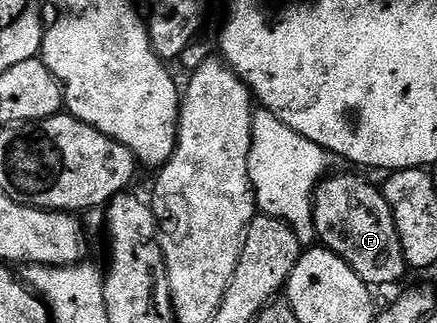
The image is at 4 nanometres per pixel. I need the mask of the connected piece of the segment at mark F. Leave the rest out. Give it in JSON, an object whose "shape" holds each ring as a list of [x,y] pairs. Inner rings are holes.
{"shape":[[[330,173],[322,179],[313,193],[313,230],[320,246],[326,247],[331,253],[335,253],[370,288],[389,287],[392,283],[397,283],[407,272],[407,264],[403,257],[403,251],[399,245],[399,237],[395,229],[395,219],[391,213],[391,205],[387,205],[385,192],[380,186],[368,183],[361,175],[336,175]]]}

